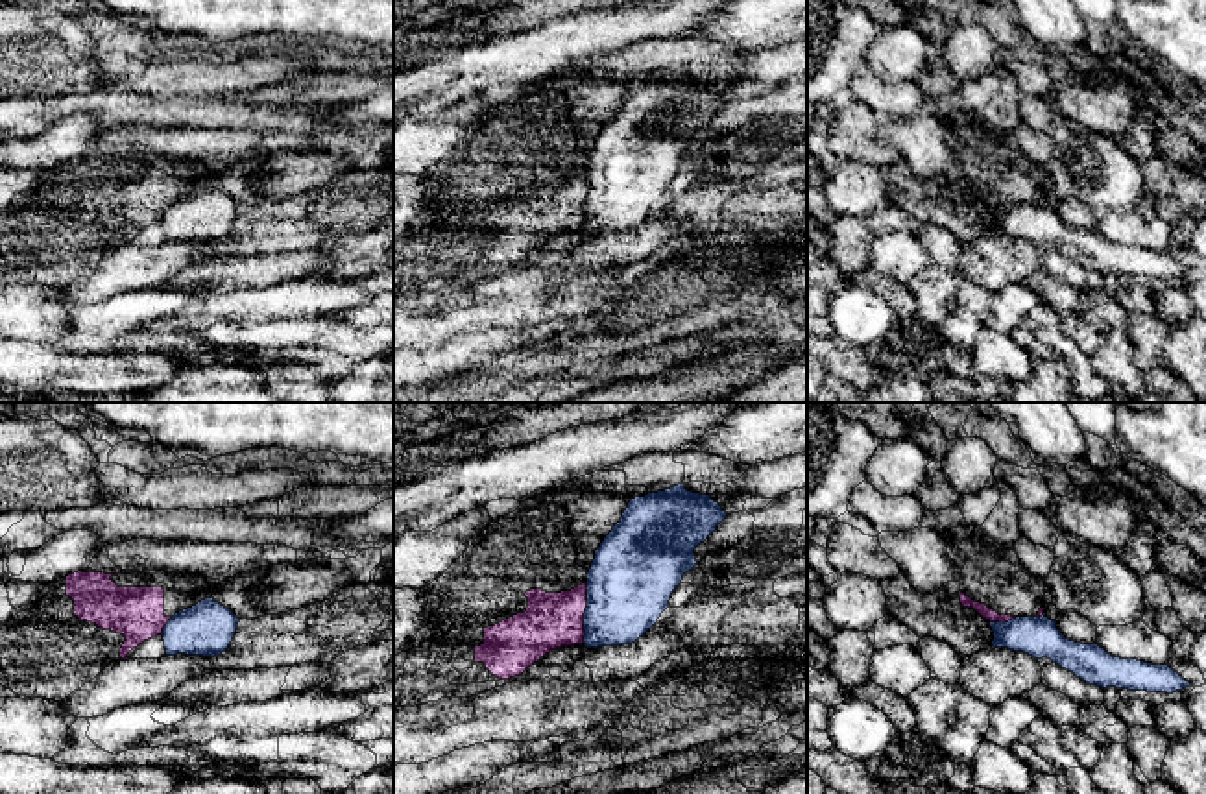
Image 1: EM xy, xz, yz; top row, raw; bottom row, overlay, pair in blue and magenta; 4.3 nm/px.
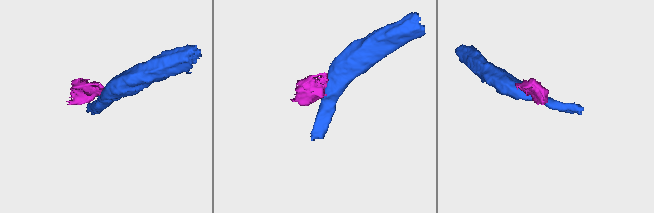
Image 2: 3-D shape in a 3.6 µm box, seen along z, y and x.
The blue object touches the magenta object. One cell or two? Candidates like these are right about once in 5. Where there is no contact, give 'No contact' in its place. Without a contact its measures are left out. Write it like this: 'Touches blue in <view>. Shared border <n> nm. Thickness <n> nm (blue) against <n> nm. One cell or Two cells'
Touches blue in xz. Shared border 260 nm. Thickness 360 nm (blue) against 240 nm. Two cells

